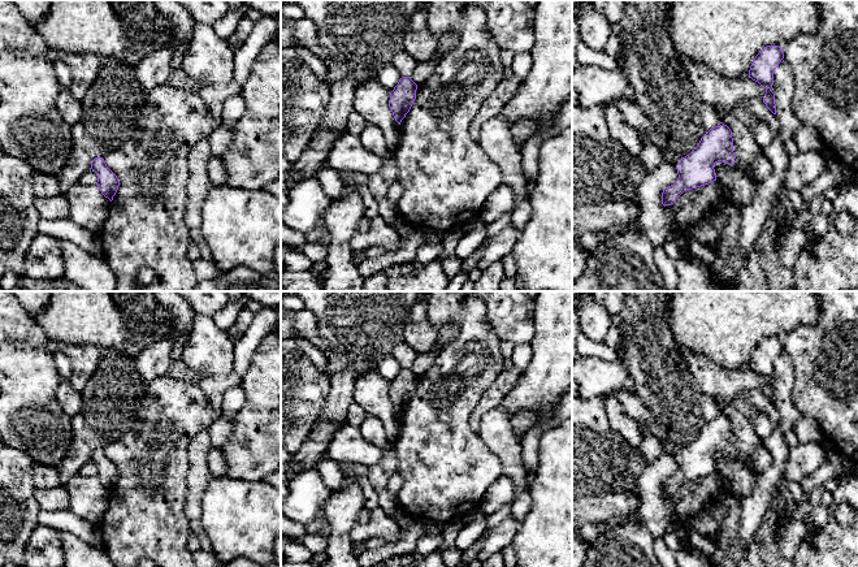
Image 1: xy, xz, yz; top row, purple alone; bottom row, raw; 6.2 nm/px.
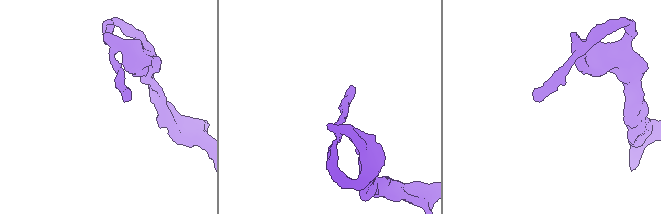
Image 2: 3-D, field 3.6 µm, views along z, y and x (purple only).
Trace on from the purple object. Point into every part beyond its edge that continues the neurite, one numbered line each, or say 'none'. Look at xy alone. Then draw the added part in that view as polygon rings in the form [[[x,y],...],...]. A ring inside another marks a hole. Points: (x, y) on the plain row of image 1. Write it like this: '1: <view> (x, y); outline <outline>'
none

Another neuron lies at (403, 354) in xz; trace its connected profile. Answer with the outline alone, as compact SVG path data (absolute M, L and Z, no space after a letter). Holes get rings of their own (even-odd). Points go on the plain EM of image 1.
M399 342L391 351L391 356L399 363L400 368L411 368L419 354L406 342Z

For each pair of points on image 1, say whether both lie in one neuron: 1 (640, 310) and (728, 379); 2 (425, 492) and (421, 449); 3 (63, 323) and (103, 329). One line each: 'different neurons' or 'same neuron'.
1: different neurons
2: same neuron
3: same neuron

